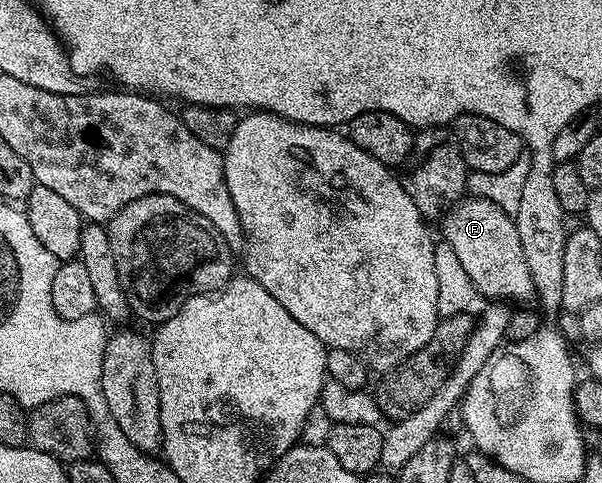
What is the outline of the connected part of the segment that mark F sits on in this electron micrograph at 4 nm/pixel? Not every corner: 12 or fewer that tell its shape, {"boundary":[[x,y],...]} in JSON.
{"boundary":[[469,195],[443,239],[485,301],[536,296],[509,213]]}

